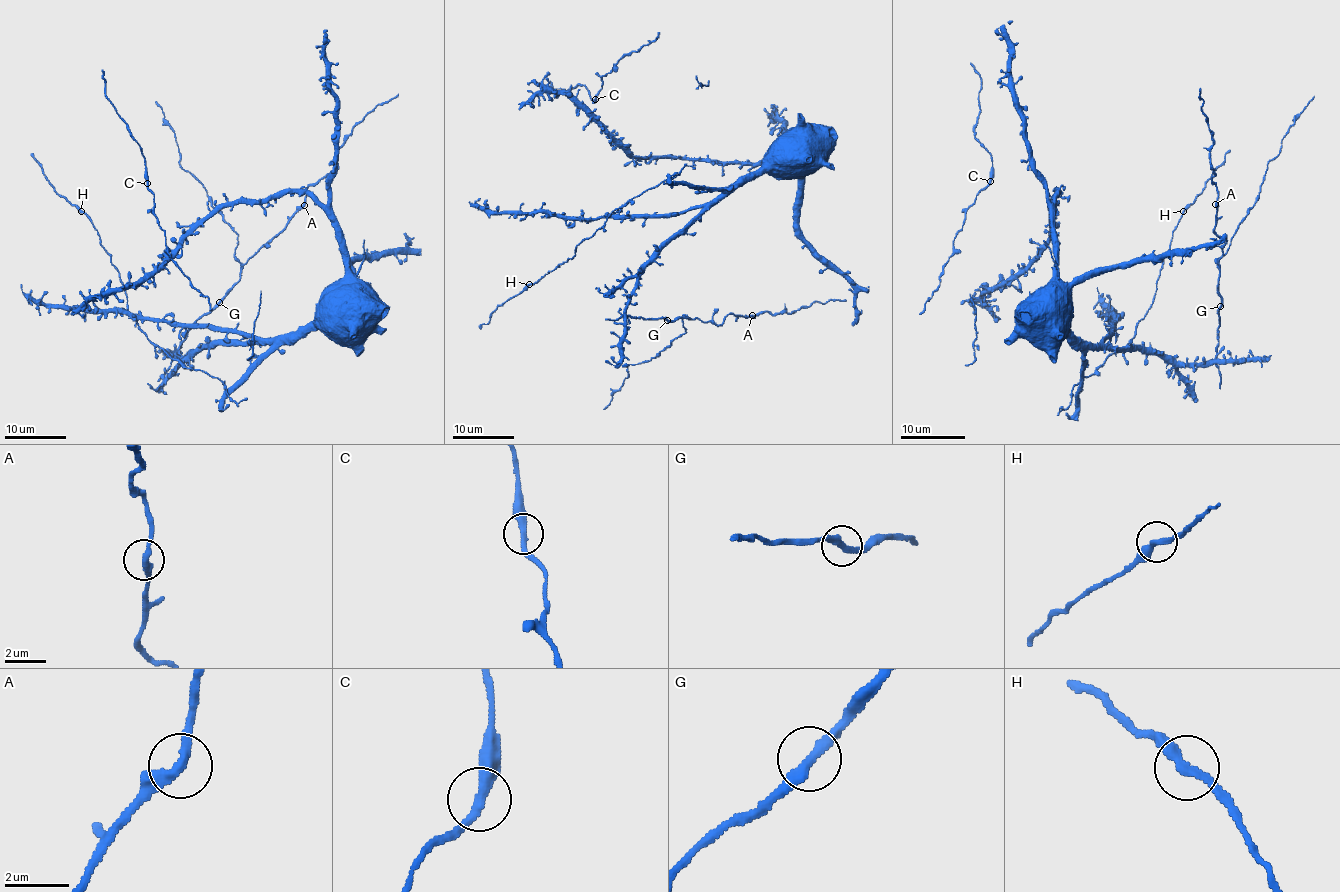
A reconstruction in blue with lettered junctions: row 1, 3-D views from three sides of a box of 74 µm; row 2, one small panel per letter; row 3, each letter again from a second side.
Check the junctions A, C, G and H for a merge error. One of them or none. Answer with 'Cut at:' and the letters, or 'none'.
Cut at: none

